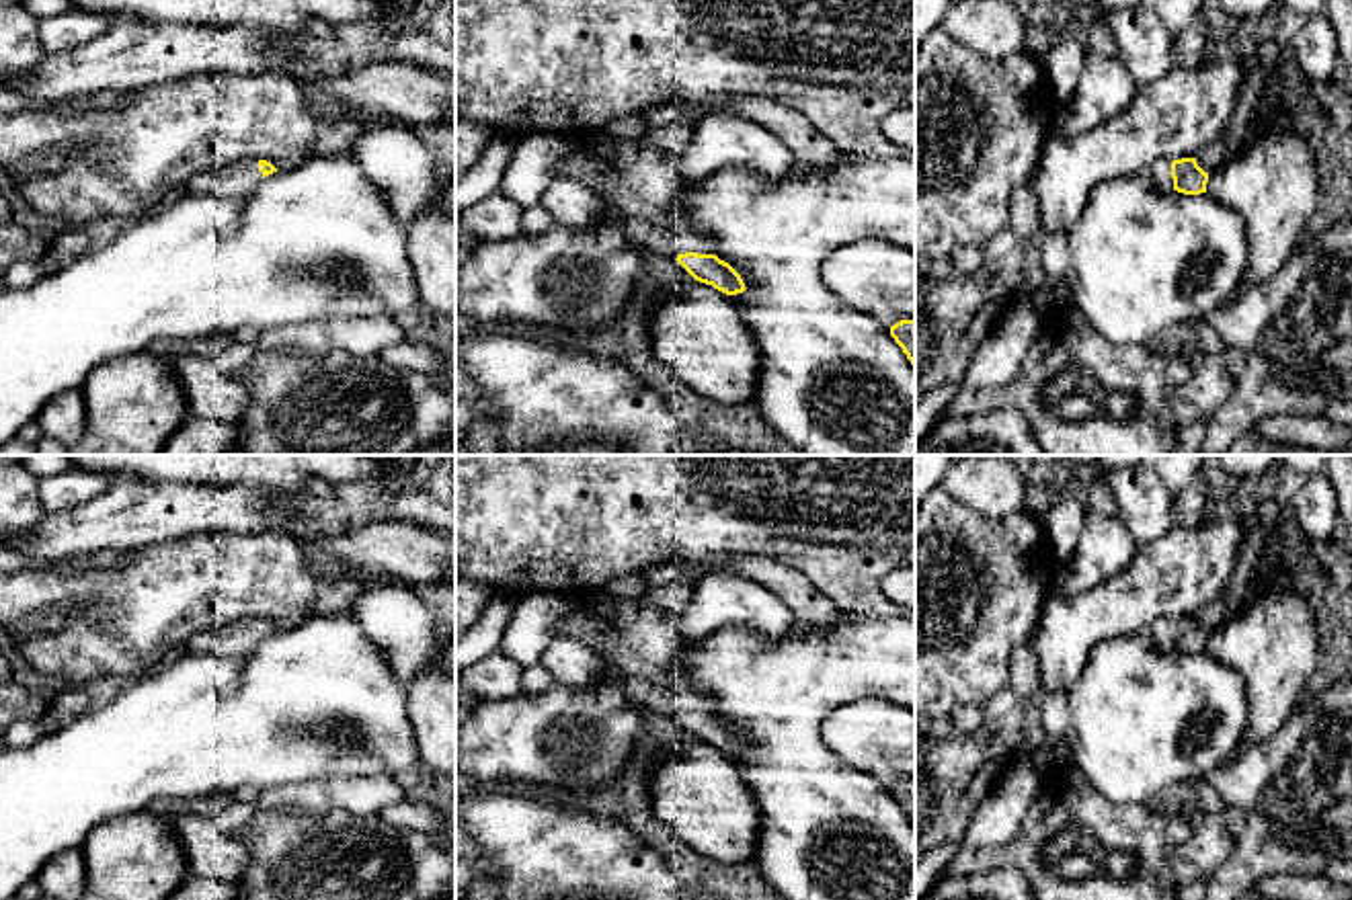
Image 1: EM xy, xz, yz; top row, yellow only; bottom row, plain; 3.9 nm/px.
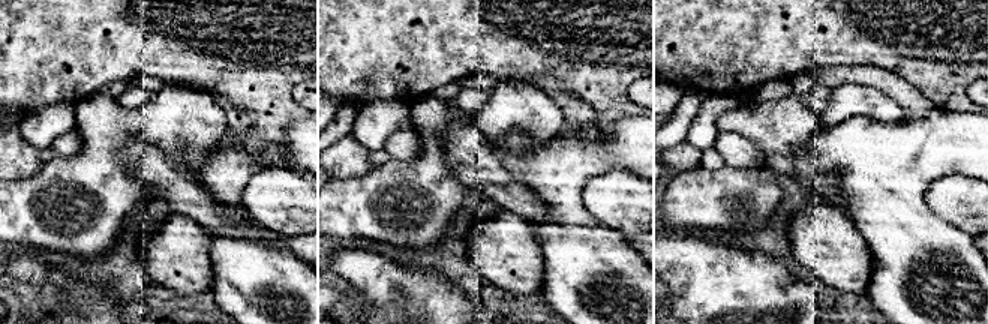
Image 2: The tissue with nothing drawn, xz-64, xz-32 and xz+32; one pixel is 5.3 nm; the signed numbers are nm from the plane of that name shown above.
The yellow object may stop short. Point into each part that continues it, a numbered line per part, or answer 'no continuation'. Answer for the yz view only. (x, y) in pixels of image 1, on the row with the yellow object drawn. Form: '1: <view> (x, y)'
1: yz (1160, 171)

